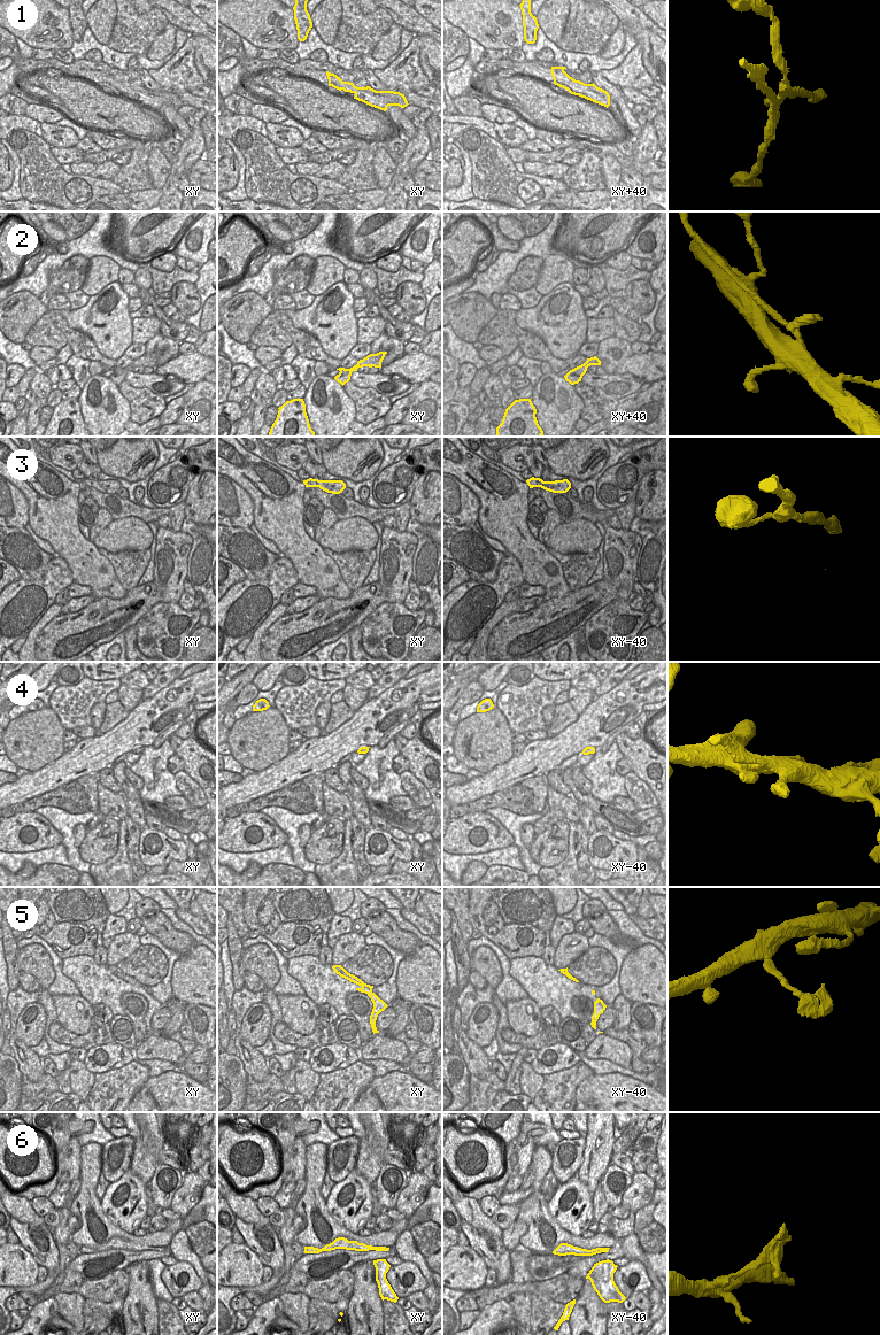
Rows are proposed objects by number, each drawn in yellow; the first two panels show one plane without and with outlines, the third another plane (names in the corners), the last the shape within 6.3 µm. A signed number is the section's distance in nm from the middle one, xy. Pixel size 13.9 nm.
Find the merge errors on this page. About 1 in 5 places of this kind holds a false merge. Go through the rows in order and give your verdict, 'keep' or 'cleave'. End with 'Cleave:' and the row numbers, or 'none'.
1: cleave
2: cleave
3: keep
4: keep
5: cleave
6: keep
Cleave: 1, 2, 5

